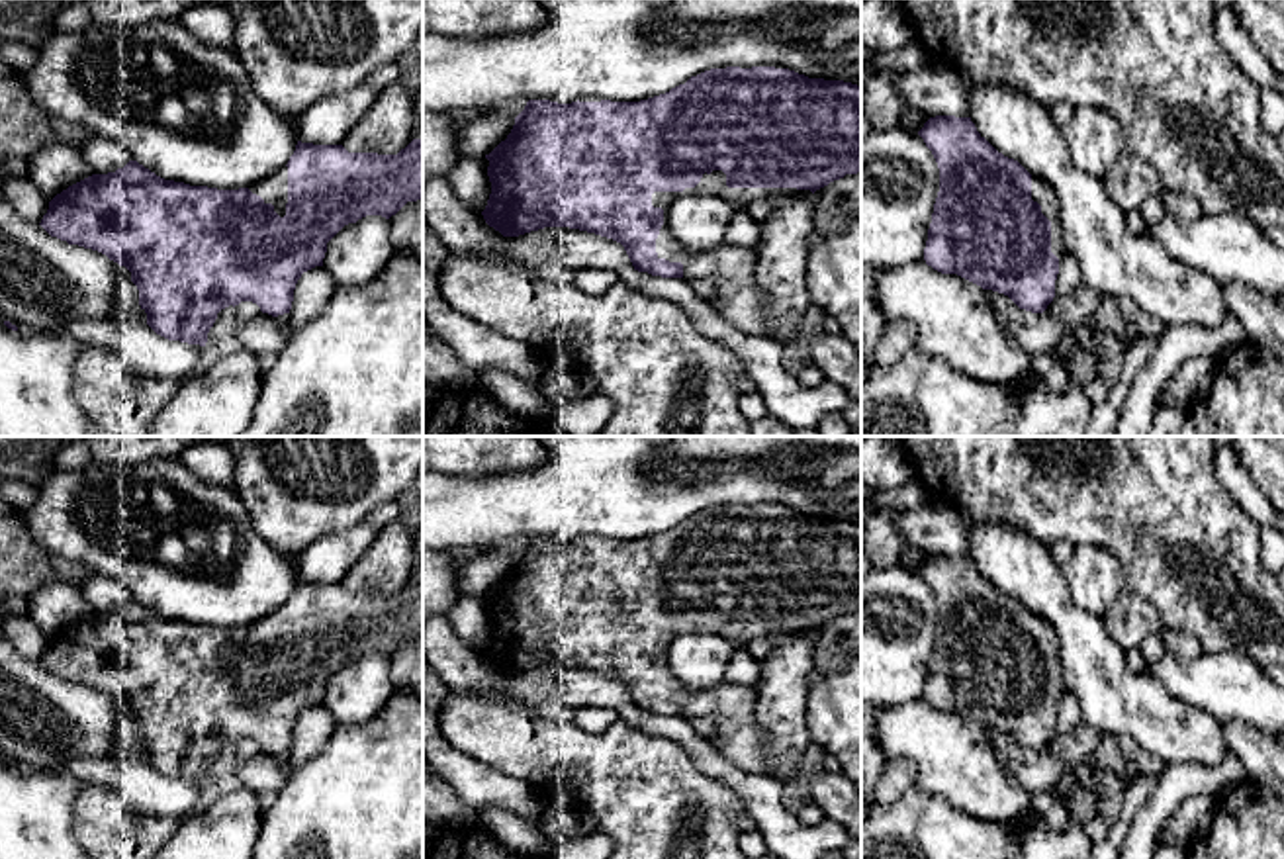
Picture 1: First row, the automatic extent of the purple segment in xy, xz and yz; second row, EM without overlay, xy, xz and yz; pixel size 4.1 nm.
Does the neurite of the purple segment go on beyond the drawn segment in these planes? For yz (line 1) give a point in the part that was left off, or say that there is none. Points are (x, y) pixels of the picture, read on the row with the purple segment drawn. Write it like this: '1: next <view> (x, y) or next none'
1: next yz (1042, 192)

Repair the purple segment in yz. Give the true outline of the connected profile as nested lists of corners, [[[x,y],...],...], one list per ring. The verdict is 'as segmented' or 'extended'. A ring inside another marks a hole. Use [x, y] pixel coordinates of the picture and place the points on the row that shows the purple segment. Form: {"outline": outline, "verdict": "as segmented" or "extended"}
{"outline": [[[930,117],[918,135],[940,168],[926,264],[1043,313],[1065,252],[1053,188],[998,153],[971,117]]], "verdict": "extended"}

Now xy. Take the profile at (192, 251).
{"outline": [[[421,139],[397,155],[298,141],[280,170],[239,190],[164,180],[129,160],[115,172],[92,174],[57,194],[39,225],[51,237],[125,266],[157,335],[206,346],[221,309],[252,301],[272,317],[290,313],[298,280],[323,266],[327,243],[344,225],[366,215],[390,219],[417,200],[423,200]]], "verdict": "extended"}

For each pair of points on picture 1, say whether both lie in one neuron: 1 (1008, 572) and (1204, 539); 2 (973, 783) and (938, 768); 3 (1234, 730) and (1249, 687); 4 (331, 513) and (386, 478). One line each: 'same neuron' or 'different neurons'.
1: different neurons
2: same neuron
3: different neurons
4: same neuron

